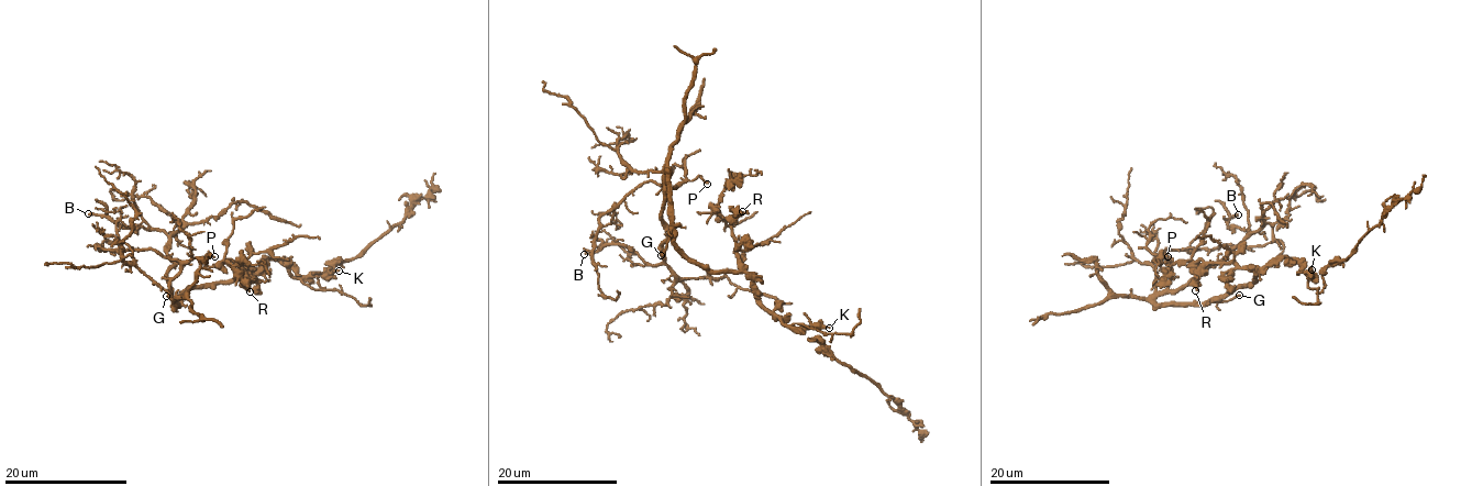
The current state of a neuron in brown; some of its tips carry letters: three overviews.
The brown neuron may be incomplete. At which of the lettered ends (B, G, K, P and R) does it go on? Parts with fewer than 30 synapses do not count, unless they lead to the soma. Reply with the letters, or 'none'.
none

